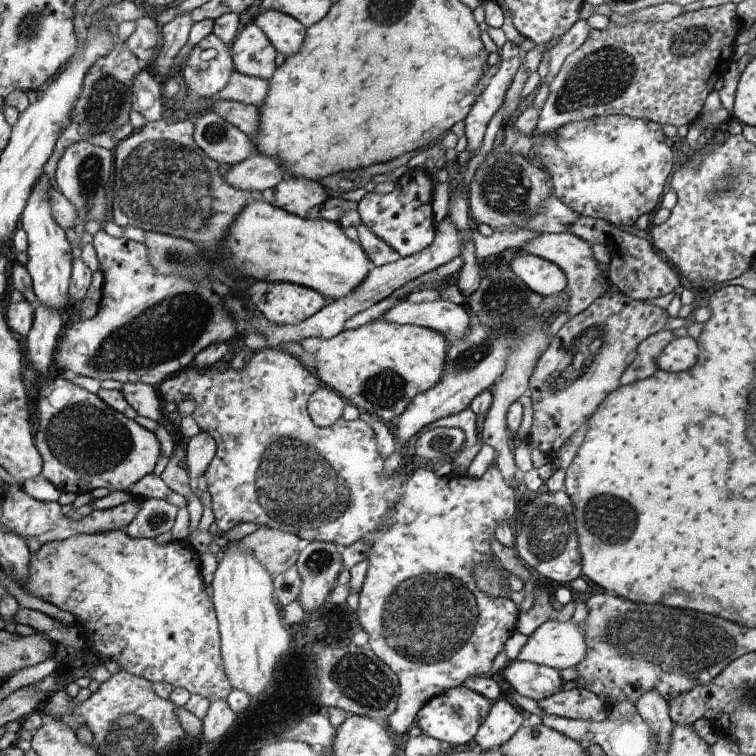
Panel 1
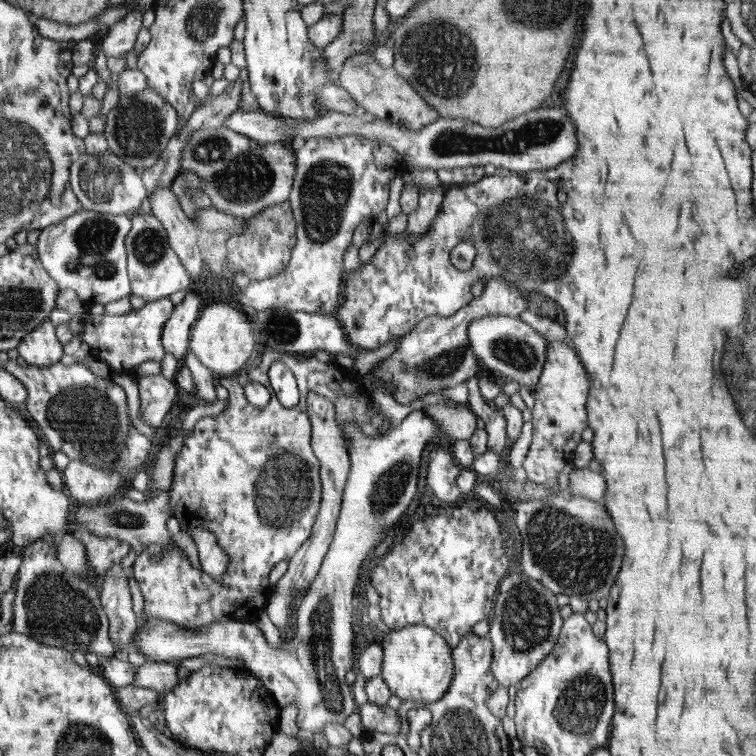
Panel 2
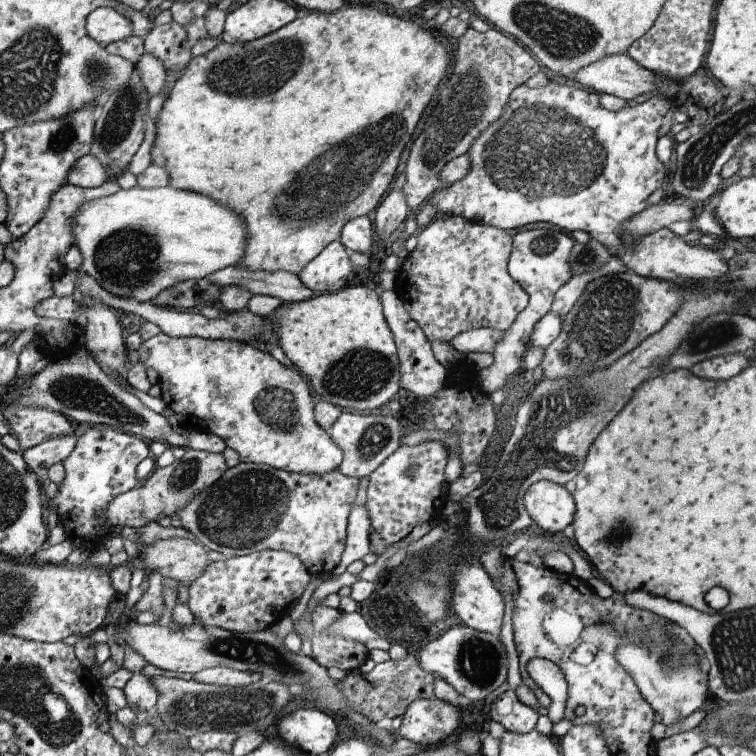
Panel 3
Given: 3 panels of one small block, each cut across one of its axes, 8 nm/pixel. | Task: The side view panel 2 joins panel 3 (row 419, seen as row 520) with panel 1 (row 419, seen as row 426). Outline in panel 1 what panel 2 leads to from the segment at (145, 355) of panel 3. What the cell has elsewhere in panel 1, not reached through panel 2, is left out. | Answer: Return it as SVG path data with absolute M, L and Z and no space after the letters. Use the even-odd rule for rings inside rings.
M267 345L251 353L246 361L245 366L240 369L234 369L226 361L206 370L200 370L191 365L164 379L162 383L156 386L156 389L164 403L176 402L176 404L179 404L184 400L194 401L195 409L191 414L192 418L198 423L201 431L211 433L218 442L218 454L212 459L205 476L206 482L208 482L208 491L212 496L212 510L214 510L215 522L218 525L220 536L241 523L254 522L259 527L263 525L284 530L284 532L292 532L303 543L327 541L341 548L356 543L356 540L366 540L370 544L371 553L367 558L369 565L363 586L359 592L358 620L364 632L369 635L368 647L372 648L372 652L376 652L376 656L388 665L399 678L402 695L399 698L399 706L395 713L387 718L387 722L388 726L396 732L396 736L407 736L408 728L414 724L414 720L416 720L416 716L418 716L419 710L424 704L447 691L450 687L462 685L464 679L471 678L472 675L478 676L490 672L494 658L502 652L506 640L514 632L514 626L518 623L519 618L516 603L512 599L504 597L491 597L486 590L479 590L470 570L472 570L472 566L476 566L484 560L488 560L498 570L502 570L499 567L500 565L497 564L497 560L493 558L491 560L488 538L494 534L494 528L496 528L498 522L502 522L504 518L508 522L514 516L516 496L514 496L510 485L504 480L500 469L494 465L490 466L481 478L465 477L454 473L440 476L440 472L433 472L432 468L419 468L413 472L409 481L402 483L398 472L393 472L390 475L384 473L384 464L388 464L388 460L384 460L384 452L380 452L380 436L376 436L376 428L372 428L372 424L368 424L368 420L347 421L342 418L329 427L314 425L314 422L310 419L308 402L311 396L318 391L320 382L306 368L306 365L300 364L294 358L293 354L286 352L280 345L275 347Z

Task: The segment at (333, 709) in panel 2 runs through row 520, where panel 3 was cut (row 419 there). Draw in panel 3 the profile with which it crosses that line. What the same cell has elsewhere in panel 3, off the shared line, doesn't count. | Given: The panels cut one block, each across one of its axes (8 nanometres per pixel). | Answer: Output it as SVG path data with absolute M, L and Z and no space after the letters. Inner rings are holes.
M343 412L328 432L343 452L343 462L339 464L340 472L360 480L368 478L372 471L376 470L398 448L398 442L400 442L400 424L396 418L392 418L392 414L360 416L360 414Z

